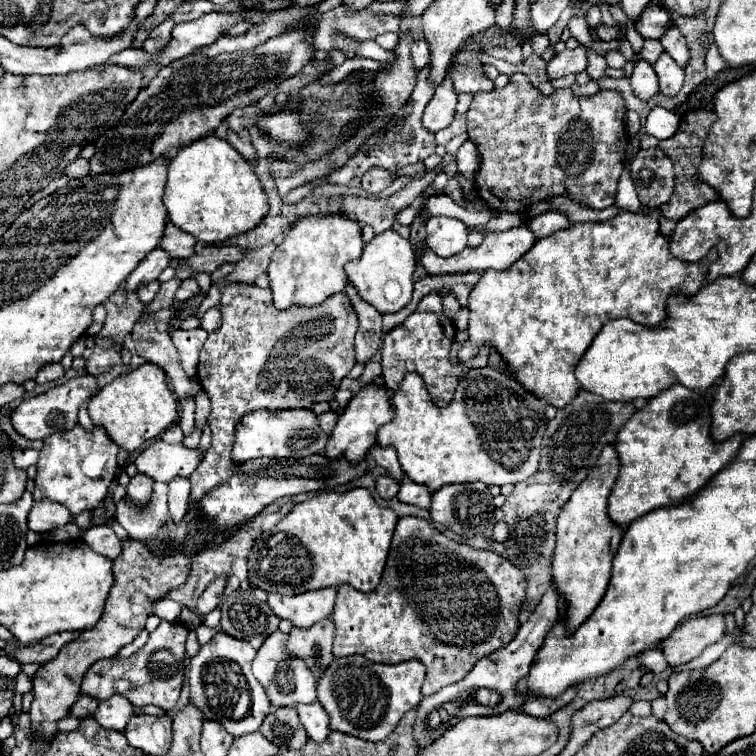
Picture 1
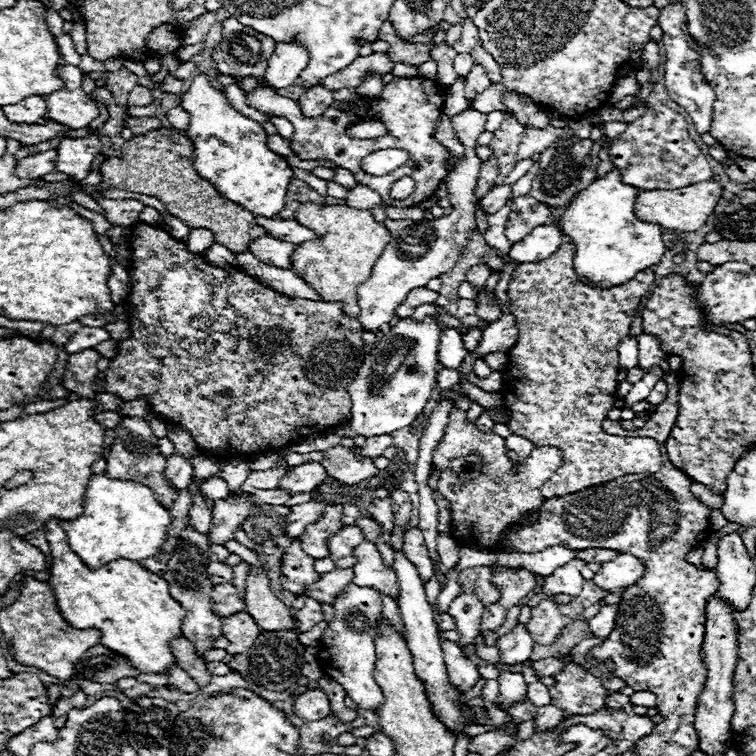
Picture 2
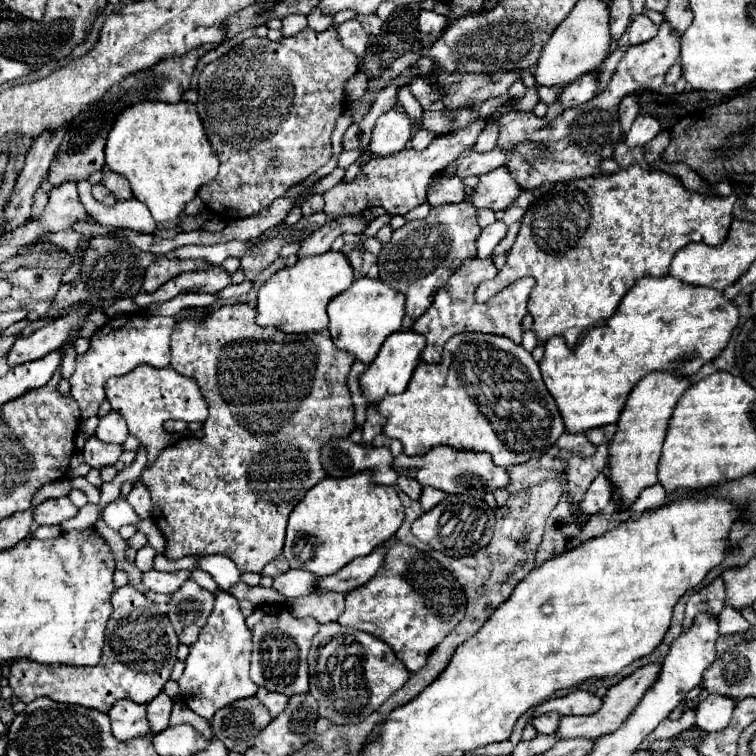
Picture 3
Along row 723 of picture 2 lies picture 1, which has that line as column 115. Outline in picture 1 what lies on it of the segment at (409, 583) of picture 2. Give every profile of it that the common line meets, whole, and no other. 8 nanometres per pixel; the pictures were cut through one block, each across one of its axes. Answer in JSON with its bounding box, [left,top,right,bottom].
[34,424,118,516]

